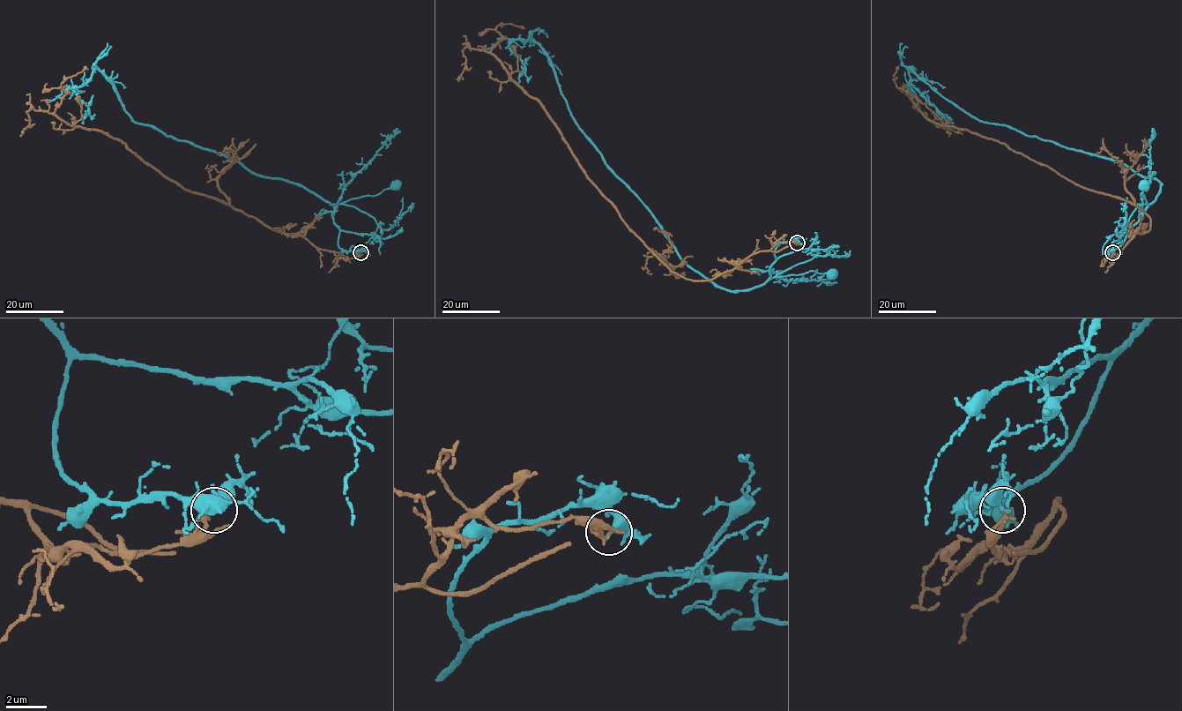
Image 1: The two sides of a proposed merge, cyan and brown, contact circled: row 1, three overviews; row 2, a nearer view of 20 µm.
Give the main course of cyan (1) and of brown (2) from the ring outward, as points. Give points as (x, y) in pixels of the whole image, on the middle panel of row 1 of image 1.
1: (796, 243), (776, 249), (764, 283), (715, 286), (578, 127), (533, 40), (509, 42), (524, 64), (518, 83)
2: (796, 243), (777, 241), (709, 280), (672, 273), (491, 52), (501, 40), (499, 25), (524, 28)

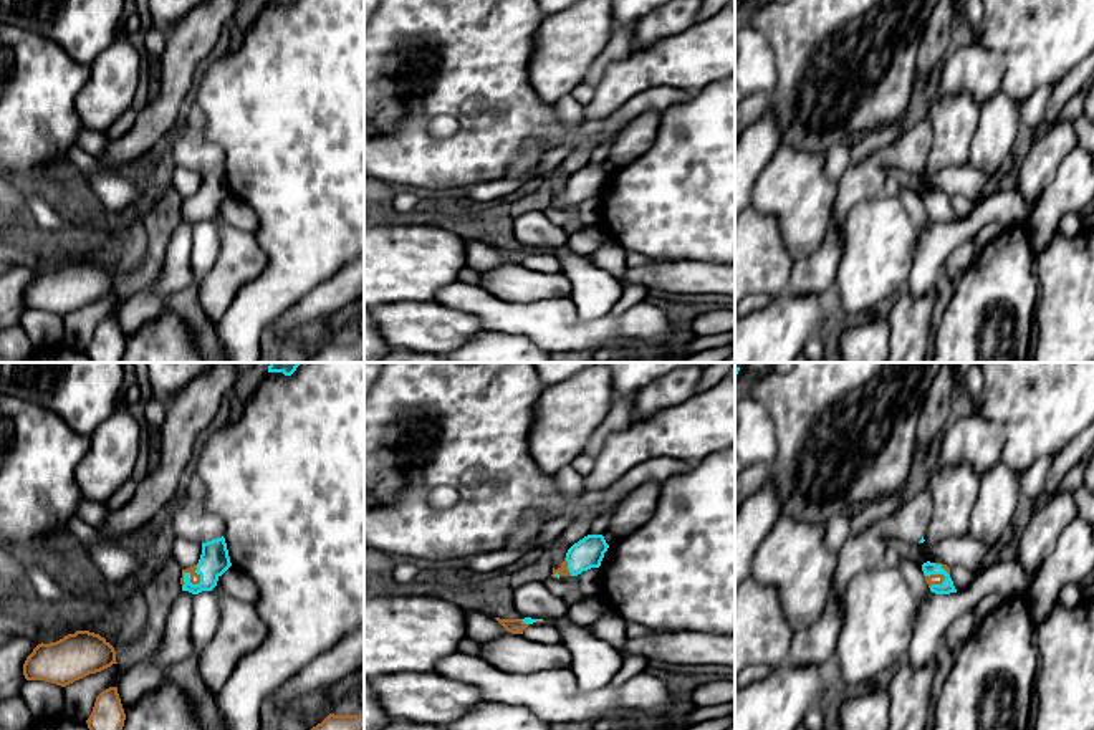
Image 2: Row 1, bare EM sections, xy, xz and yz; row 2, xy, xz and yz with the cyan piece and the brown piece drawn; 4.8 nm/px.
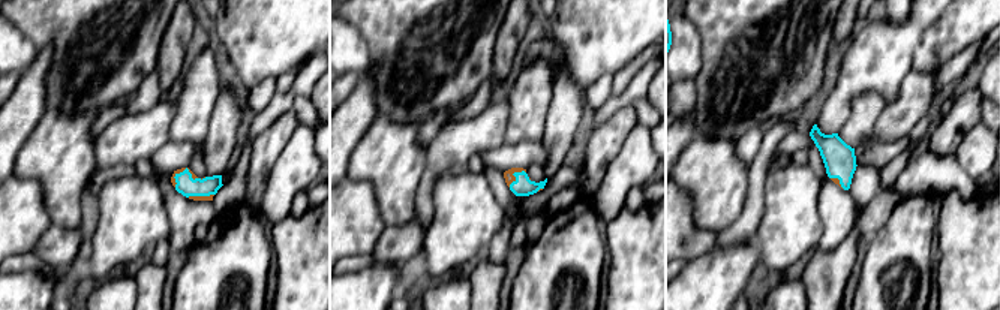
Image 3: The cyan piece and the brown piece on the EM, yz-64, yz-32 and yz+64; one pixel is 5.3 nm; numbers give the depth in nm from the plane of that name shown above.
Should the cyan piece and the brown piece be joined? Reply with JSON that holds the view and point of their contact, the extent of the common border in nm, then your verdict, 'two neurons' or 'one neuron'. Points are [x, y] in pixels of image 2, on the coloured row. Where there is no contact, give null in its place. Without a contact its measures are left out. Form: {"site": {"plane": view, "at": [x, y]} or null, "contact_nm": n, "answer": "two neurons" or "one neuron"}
{"site": {"plane": "xy", "at": [191, 583]}, "contact_nm": 150, "answer": "two neurons"}

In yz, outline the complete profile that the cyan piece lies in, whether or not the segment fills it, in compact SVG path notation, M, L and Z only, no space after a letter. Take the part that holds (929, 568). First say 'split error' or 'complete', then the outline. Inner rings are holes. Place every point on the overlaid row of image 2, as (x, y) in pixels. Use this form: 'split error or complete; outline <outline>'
complete; outline M924 563L922 564L924 574L930 576L930 574L943 574L945 579L942 584L932 584L930 591L935 594L950 594L950 593L957 593L953 581L950 578L950 574L942 568L942 564L935 564L935 563Z

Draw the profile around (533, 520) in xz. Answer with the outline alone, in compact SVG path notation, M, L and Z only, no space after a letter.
M535 508L528 510L523 516L518 531L508 538L505 548L523 553L528 551L548 520L549 516L546 516L540 510Z

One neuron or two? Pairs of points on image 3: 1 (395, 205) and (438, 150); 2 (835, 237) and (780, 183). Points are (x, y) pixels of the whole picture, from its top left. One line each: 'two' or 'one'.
1: two
2: two

